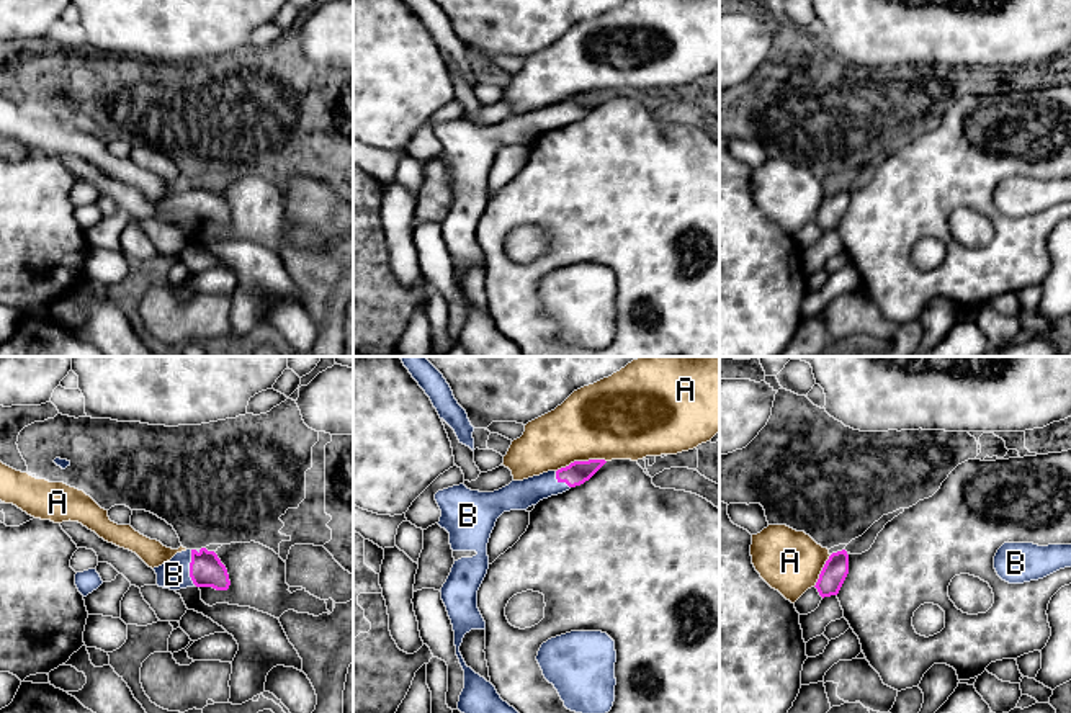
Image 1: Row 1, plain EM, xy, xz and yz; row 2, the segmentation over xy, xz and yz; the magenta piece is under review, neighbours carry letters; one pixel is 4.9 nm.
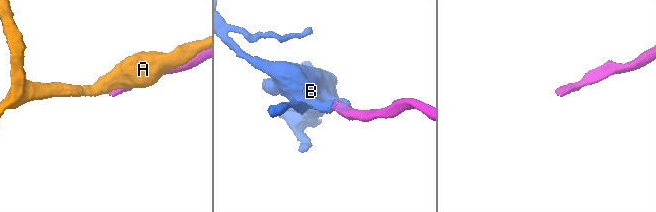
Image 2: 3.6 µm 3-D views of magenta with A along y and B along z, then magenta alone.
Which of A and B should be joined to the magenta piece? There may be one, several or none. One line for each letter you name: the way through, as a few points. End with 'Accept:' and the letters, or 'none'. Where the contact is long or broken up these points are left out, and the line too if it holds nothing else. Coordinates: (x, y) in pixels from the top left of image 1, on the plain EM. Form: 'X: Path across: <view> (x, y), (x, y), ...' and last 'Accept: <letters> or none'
B: Path across: xy (206, 203), (190, 201), (174, 208)
Accept: B

